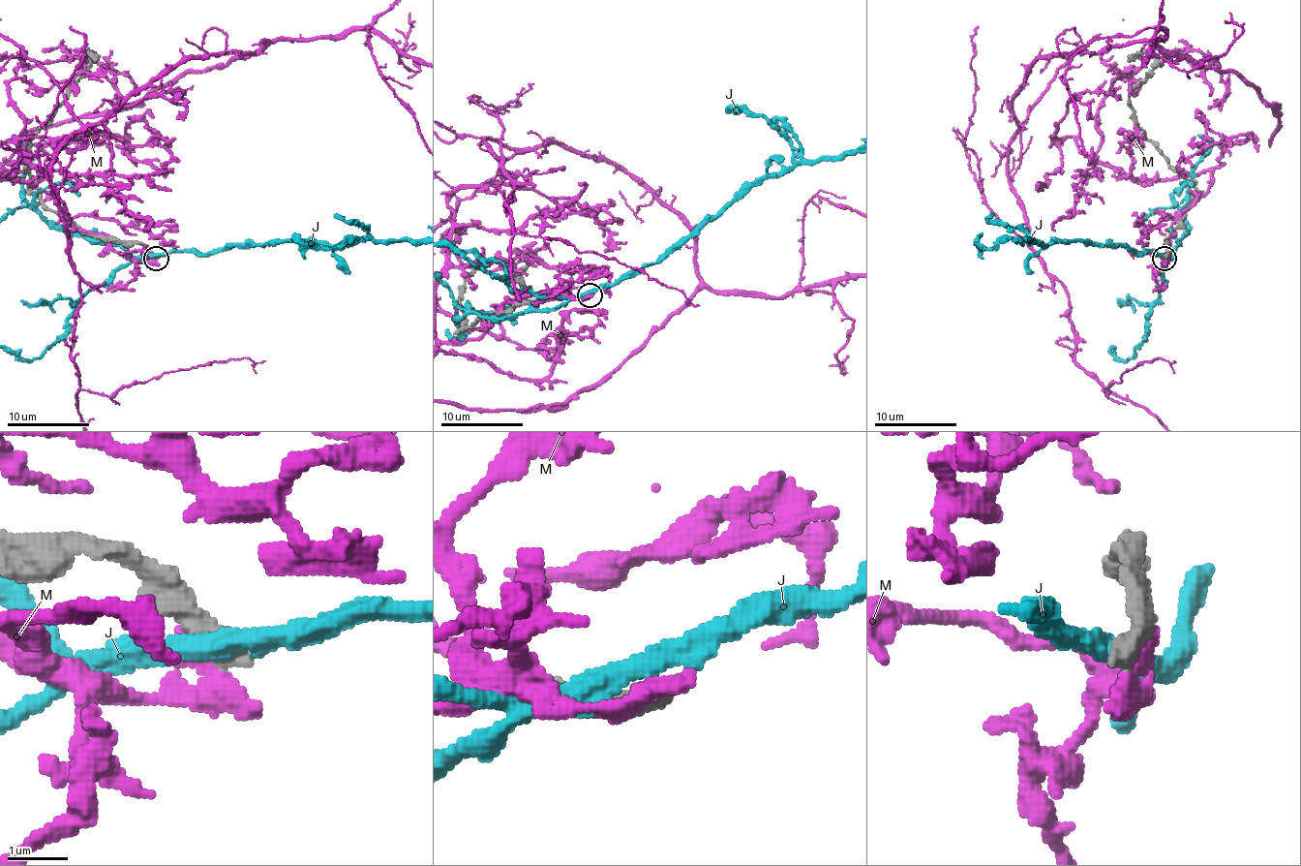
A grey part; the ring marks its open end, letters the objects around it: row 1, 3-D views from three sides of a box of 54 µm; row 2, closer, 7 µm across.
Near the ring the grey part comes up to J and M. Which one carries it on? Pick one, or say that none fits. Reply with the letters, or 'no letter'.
no letter

